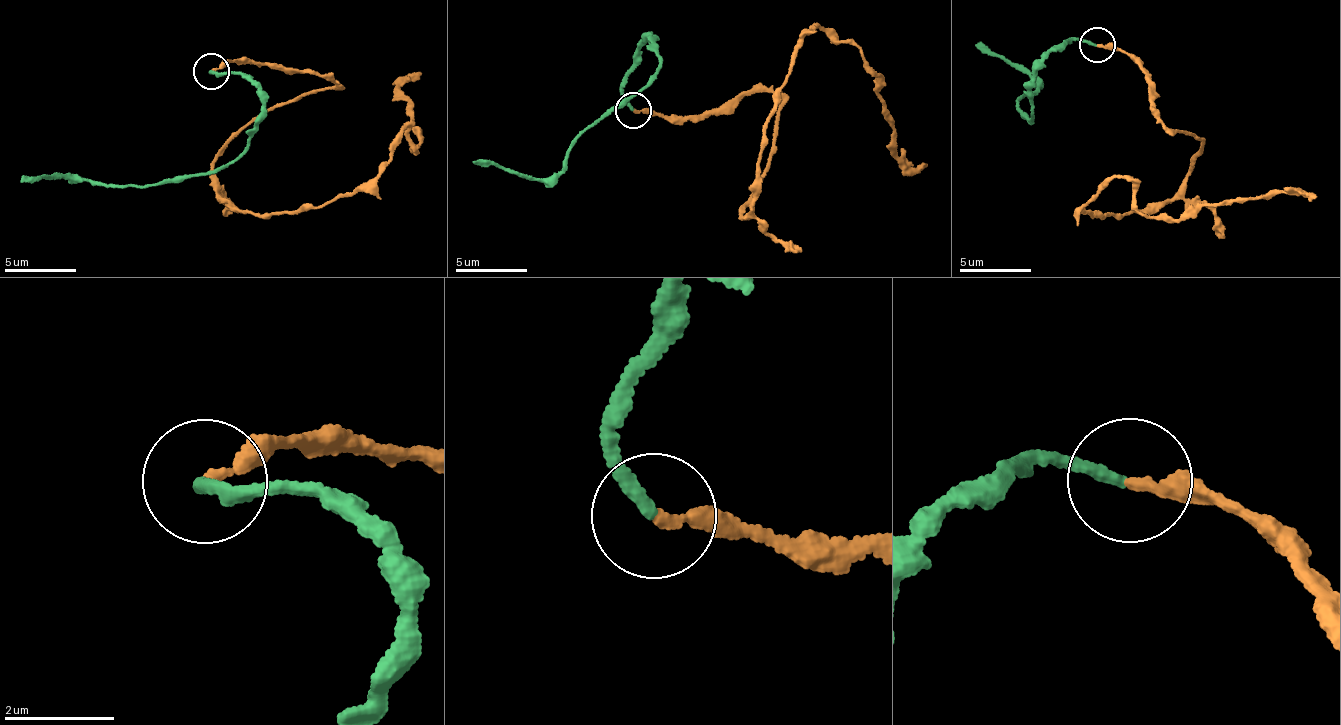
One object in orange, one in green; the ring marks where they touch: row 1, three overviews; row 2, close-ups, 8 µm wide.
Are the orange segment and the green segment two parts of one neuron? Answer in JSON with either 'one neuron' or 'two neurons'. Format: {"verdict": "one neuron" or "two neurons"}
{"verdict": "one neuron"}

